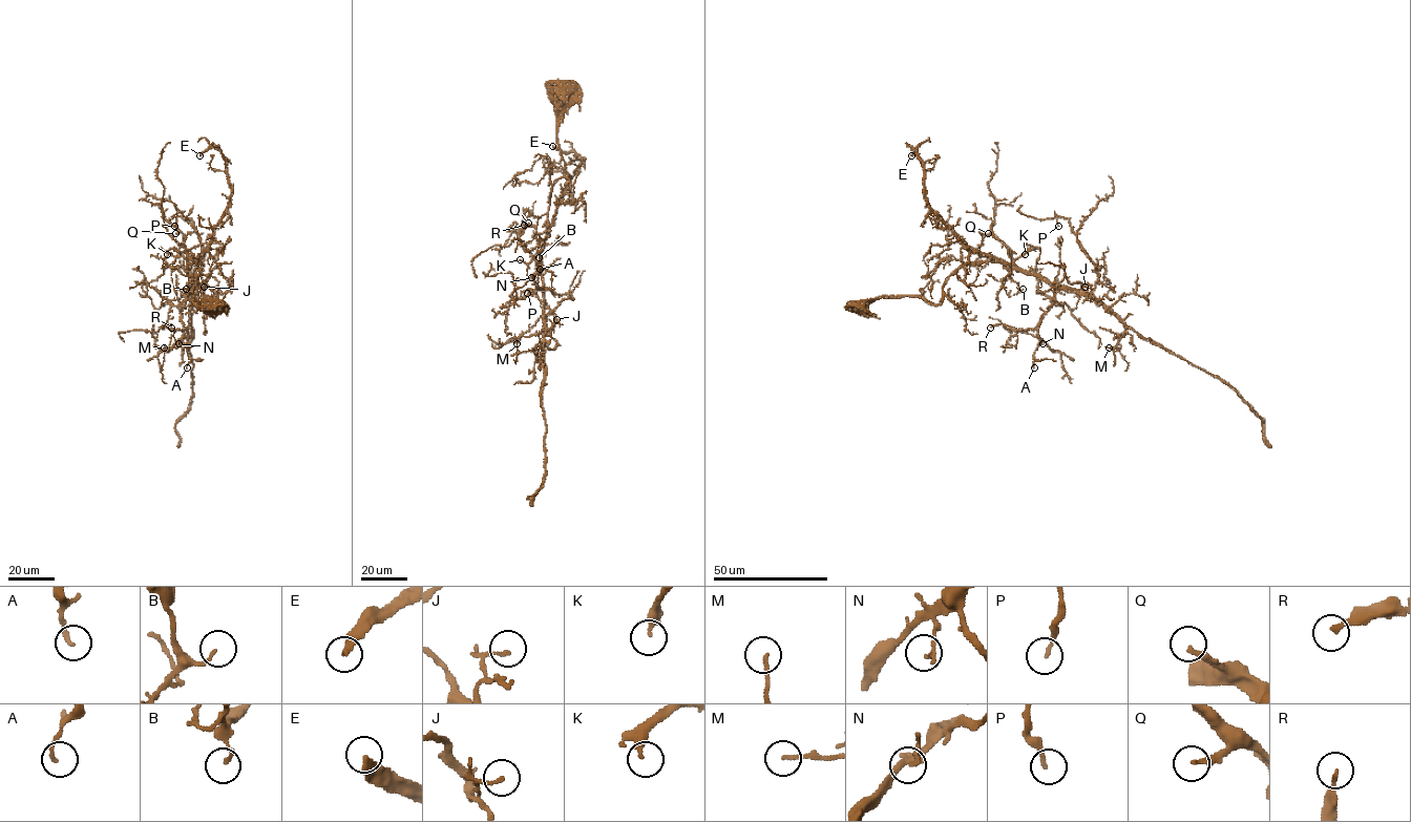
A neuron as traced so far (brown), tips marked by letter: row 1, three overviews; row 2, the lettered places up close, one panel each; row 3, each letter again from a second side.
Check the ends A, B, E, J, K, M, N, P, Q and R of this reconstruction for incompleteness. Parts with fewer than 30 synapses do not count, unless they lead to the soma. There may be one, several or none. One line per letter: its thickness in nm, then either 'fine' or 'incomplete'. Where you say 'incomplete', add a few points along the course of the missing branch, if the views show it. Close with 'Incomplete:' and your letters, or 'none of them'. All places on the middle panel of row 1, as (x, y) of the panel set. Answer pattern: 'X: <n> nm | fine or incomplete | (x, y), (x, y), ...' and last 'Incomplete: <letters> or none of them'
A: 150 nm | fine
B: 130 nm | fine
E: 320 nm | incomplete | (552, 146), (544, 136), (539, 120), (518, 111), (493, 113)
J: 100 nm | fine
K: 300 nm | incomplete | (520, 259), (512, 256), (500, 237), (490, 237), (490, 243)
M: 160 nm | fine
N: 100 nm | fine
P: 170 nm | fine
Q: 220 nm | incomplete | (528, 223), (519, 209), (505, 209), (503, 195)
R: 180 nm | fine
Incomplete: E, K, Q

